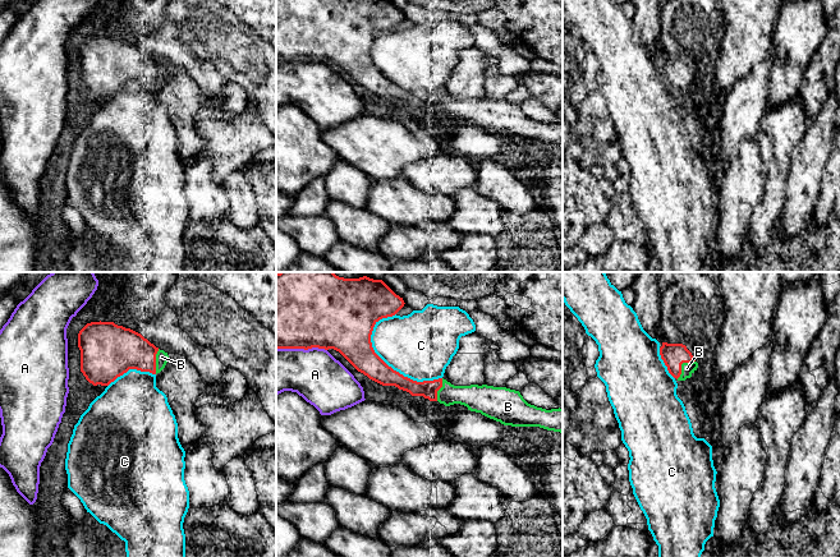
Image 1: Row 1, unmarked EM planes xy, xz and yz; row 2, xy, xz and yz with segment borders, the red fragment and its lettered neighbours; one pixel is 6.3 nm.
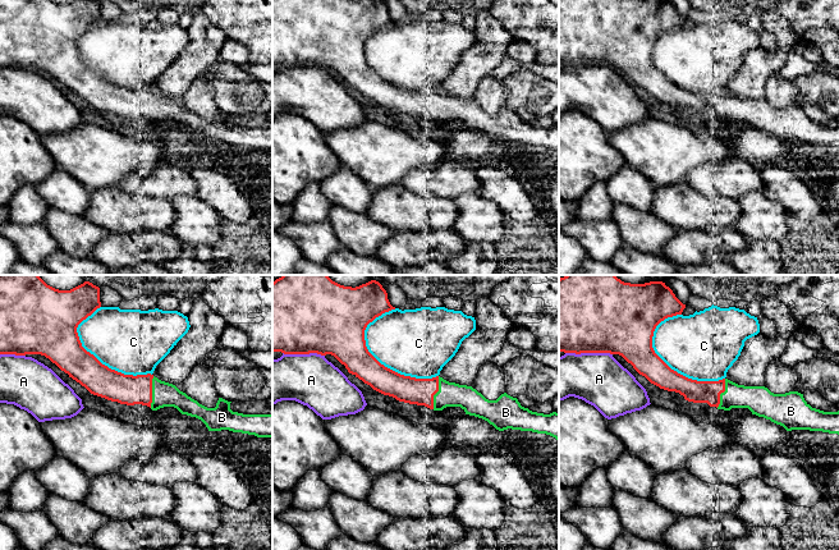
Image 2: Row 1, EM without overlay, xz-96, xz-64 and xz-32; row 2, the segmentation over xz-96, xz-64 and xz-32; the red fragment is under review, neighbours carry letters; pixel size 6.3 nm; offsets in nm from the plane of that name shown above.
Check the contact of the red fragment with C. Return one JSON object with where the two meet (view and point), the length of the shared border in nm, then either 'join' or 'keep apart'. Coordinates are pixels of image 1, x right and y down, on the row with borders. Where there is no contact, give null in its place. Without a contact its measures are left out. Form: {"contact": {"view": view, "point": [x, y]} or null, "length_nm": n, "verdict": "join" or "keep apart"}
{"contact": {"view": "xz", "point": [393, 369]}, "length_nm": 550, "verdict": "keep apart"}

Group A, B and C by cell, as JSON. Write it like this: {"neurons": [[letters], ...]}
{"neurons": [["A"], ["B"], ["C"]]}

